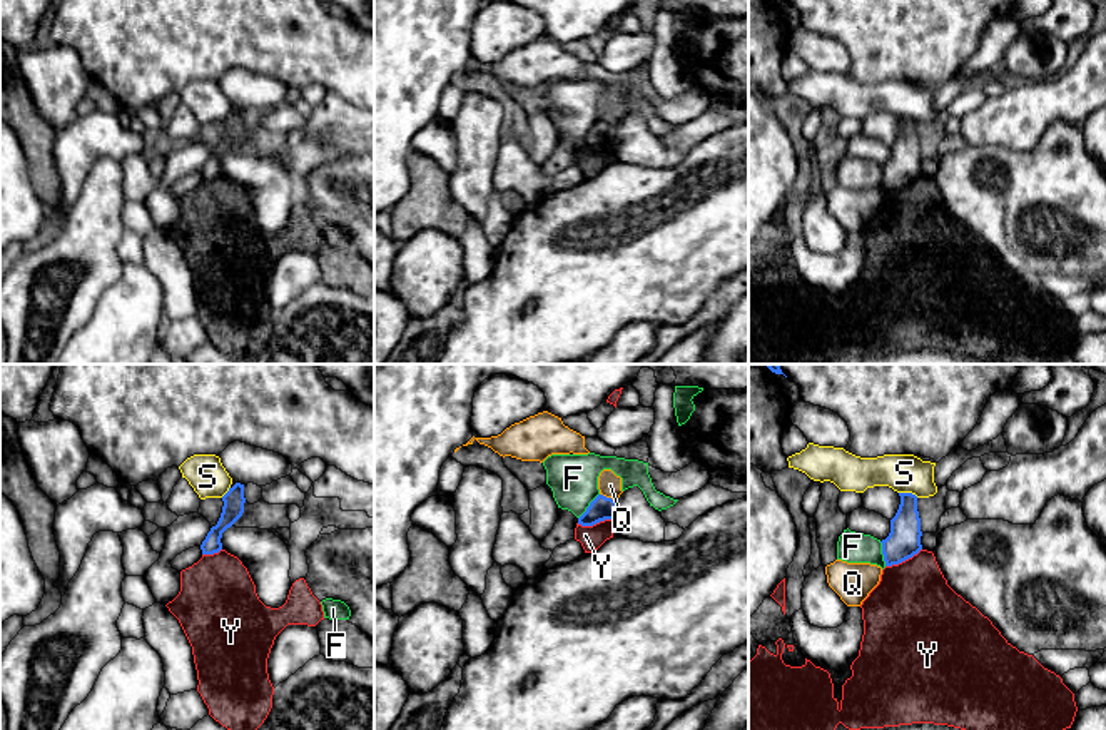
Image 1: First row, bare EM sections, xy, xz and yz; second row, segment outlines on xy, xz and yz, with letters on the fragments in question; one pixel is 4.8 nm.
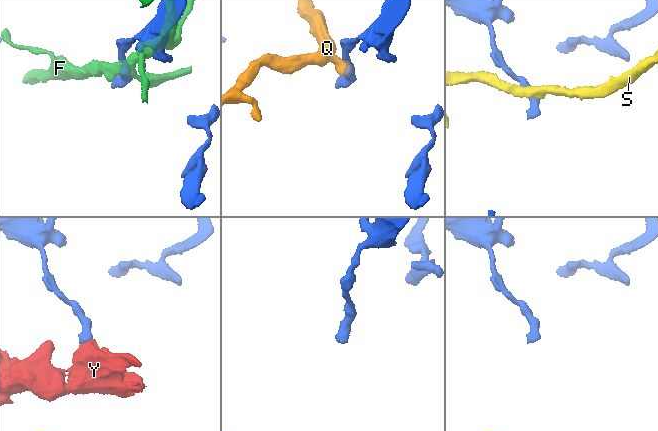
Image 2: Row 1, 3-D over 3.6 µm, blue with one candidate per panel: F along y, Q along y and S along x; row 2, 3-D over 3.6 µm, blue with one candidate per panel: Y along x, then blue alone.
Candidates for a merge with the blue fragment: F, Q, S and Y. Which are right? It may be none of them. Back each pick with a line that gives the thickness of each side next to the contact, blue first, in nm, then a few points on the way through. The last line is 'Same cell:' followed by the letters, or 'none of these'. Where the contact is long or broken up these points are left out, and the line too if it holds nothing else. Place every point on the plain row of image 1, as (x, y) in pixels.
Same cell: none of these

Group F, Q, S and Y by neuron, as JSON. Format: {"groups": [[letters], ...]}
{"groups": [["F"], ["Q"], ["S"], ["Y"]]}

